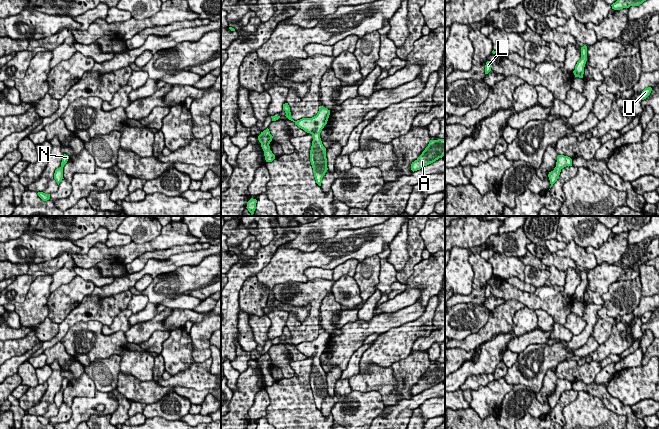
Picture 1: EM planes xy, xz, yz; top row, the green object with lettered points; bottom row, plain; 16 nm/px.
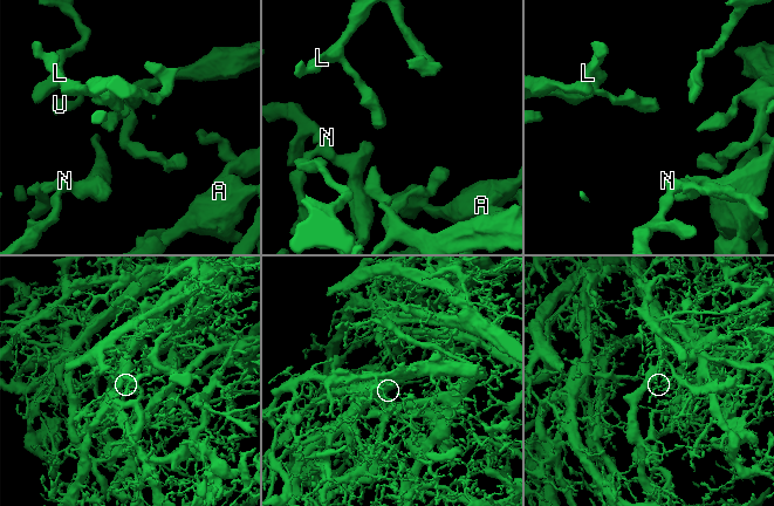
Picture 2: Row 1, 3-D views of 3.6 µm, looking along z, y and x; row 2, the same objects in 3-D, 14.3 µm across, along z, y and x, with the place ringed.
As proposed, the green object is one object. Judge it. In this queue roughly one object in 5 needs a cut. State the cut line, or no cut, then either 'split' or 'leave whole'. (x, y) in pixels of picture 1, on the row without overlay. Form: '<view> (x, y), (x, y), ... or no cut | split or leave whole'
no cut | leave whole

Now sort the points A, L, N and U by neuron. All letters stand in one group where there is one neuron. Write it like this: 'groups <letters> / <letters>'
groups A L N U

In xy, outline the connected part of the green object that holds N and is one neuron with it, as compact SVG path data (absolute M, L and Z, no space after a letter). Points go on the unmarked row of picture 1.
M64 378L62 380L61 390L55 394L54 403L56 404L56 406L58 407L58 409L64 403L63 402L63 391L67 387L68 383L69 383L69 380L66 379L66 378Z

